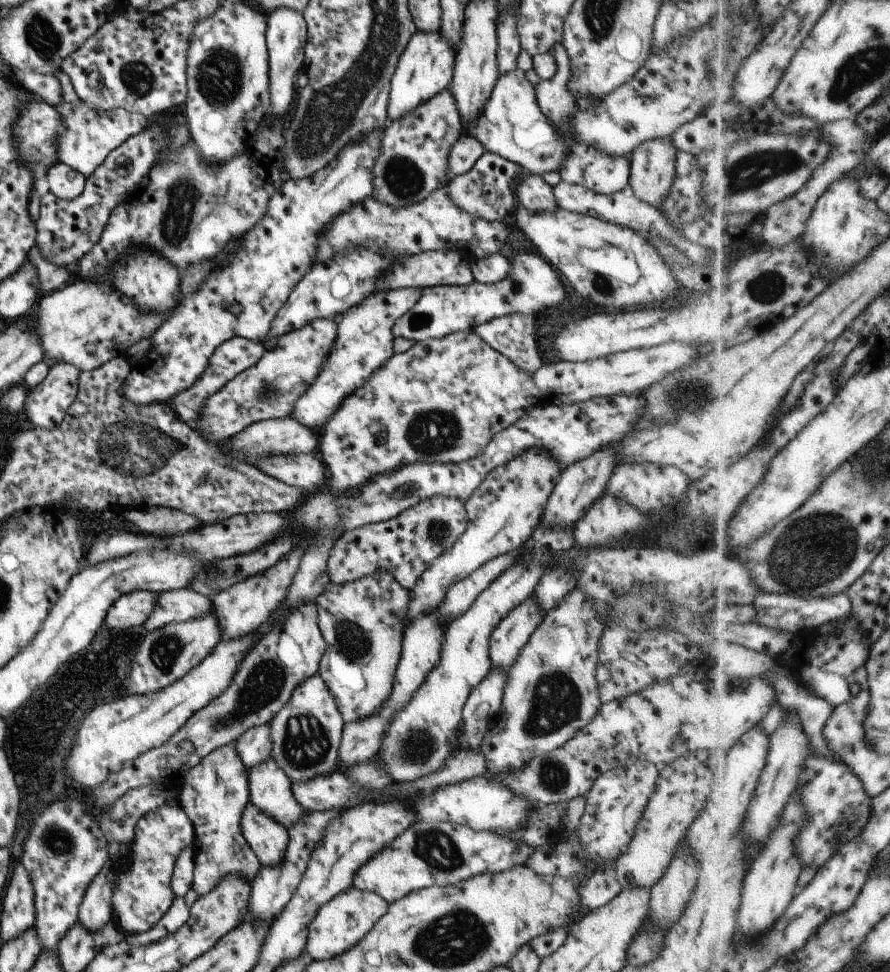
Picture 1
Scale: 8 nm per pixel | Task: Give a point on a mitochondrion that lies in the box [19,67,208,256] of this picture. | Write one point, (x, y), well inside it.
(179, 217)

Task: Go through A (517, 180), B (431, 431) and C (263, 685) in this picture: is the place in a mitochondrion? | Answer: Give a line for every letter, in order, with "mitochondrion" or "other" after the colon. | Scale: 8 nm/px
A: other
B: mitochondrion
C: mitochondrion

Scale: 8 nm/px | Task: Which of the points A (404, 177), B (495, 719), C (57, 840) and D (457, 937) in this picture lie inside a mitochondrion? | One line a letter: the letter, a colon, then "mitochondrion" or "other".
A: mitochondrion
B: other
C: mitochondrion
D: mitochondrion

